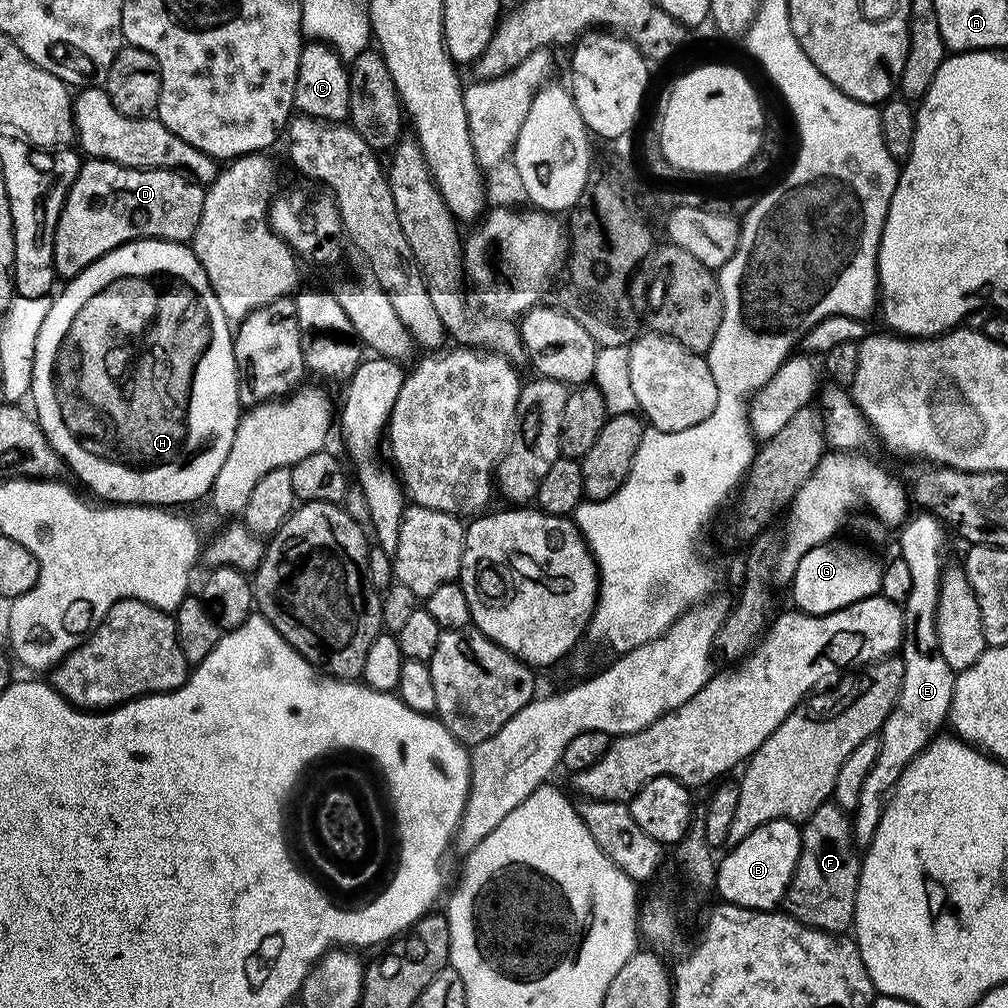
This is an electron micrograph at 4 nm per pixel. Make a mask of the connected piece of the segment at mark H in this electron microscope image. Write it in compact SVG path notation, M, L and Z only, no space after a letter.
M133 240L130 244L123 244L121 248L116 248L112 252L107 252L102 258L98 258L86 270L82 270L82 274L78 274L73 280L67 281L63 285L64 289L60 293L57 291L54 296L54 302L50 308L50 312L46 316L46 320L42 324L42 328L38 331L37 346L34 350L34 366L33 378L30 393L30 401L36 407L34 411L34 419L40 425L41 430L46 434L46 438L52 444L52 448L64 461L65 465L89 488L92 492L97 492L101 496L99 499L104 502L111 502L113 505L118 504L134 504L137 506L176 506L172 504L188 504L191 500L196 500L199 496L207 497L212 491L212 483L214 478L218 478L218 470L222 470L222 462L226 462L226 454L230 454L232 443L234 442L234 434L240 425L242 415L242 405L238 398L238 390L242 386L242 377L236 371L236 363L234 362L234 350L232 349L233 329L230 322L226 318L226 314L222 314L222 306L218 306L218 298L214 294L214 290L208 285L206 274L202 270L202 266L198 262L195 252L192 251L188 244L174 244L171 240Z

